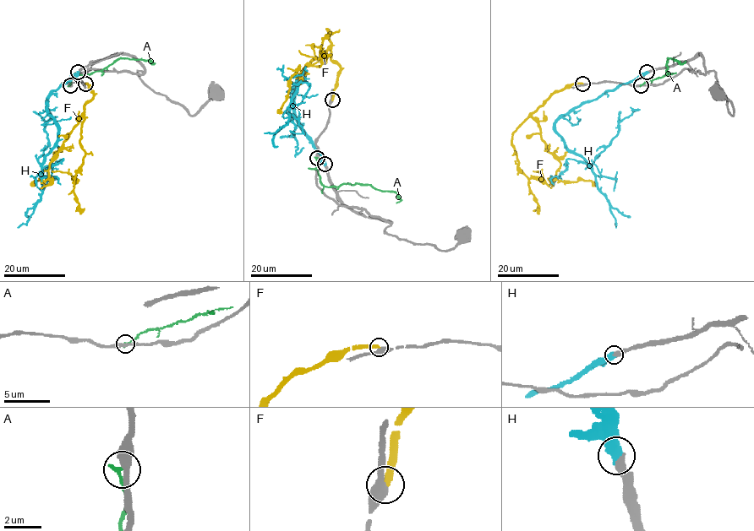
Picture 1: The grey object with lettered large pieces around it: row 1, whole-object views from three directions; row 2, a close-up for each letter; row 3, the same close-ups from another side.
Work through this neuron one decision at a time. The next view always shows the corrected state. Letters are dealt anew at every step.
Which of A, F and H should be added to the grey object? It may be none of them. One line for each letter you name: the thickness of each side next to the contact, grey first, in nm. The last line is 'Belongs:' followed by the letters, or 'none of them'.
H: 400 nm thick on the grey side, 600 nm on the other
Belongs: H

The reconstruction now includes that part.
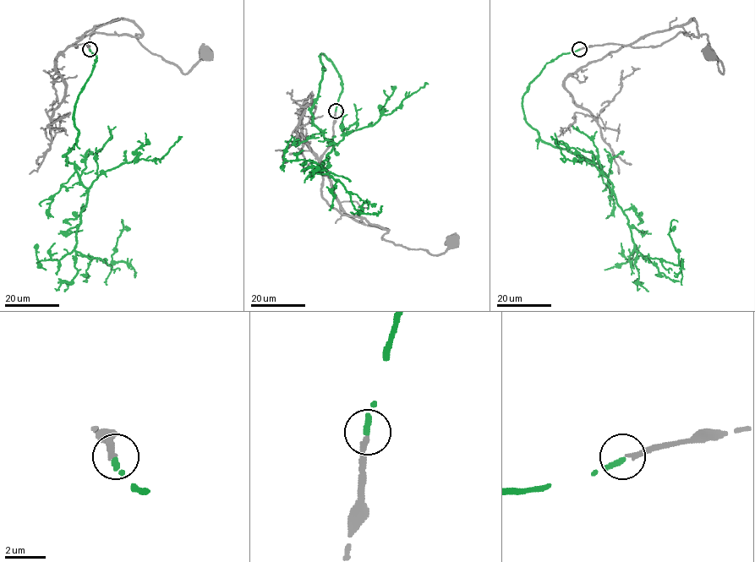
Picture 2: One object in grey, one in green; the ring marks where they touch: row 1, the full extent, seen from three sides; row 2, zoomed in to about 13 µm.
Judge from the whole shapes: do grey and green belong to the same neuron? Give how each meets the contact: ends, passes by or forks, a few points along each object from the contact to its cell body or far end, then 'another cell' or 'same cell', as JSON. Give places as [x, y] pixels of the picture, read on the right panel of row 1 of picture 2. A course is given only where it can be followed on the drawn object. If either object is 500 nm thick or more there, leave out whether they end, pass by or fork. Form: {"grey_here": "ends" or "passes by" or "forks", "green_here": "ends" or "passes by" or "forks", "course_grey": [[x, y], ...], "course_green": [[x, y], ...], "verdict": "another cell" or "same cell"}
{"grey_here": "ends", "green_here": "ends", "course_grey": [[579, 48], [610, 44], [648, 47], [661, 45], [678, 33], [707, 34], [722, 73], [722, 62], [709, 55]], "course_green": [[579, 49], [529, 84], [524, 119], [542, 139], [599, 165], [642, 255], [677, 265], [669, 233], [677, 221]], "verdict": "same cell"}

